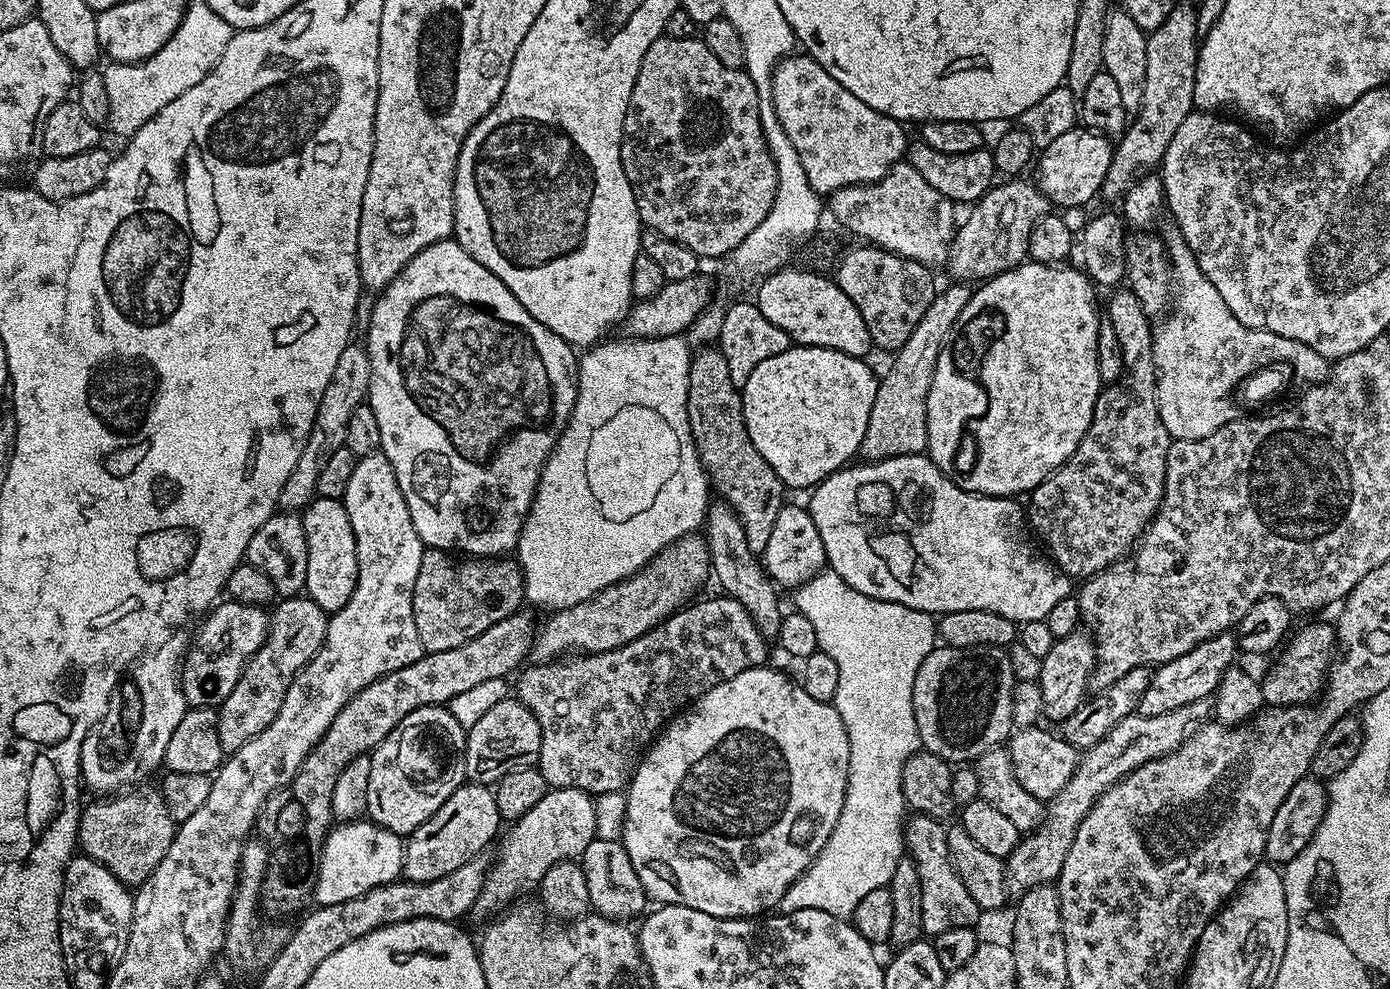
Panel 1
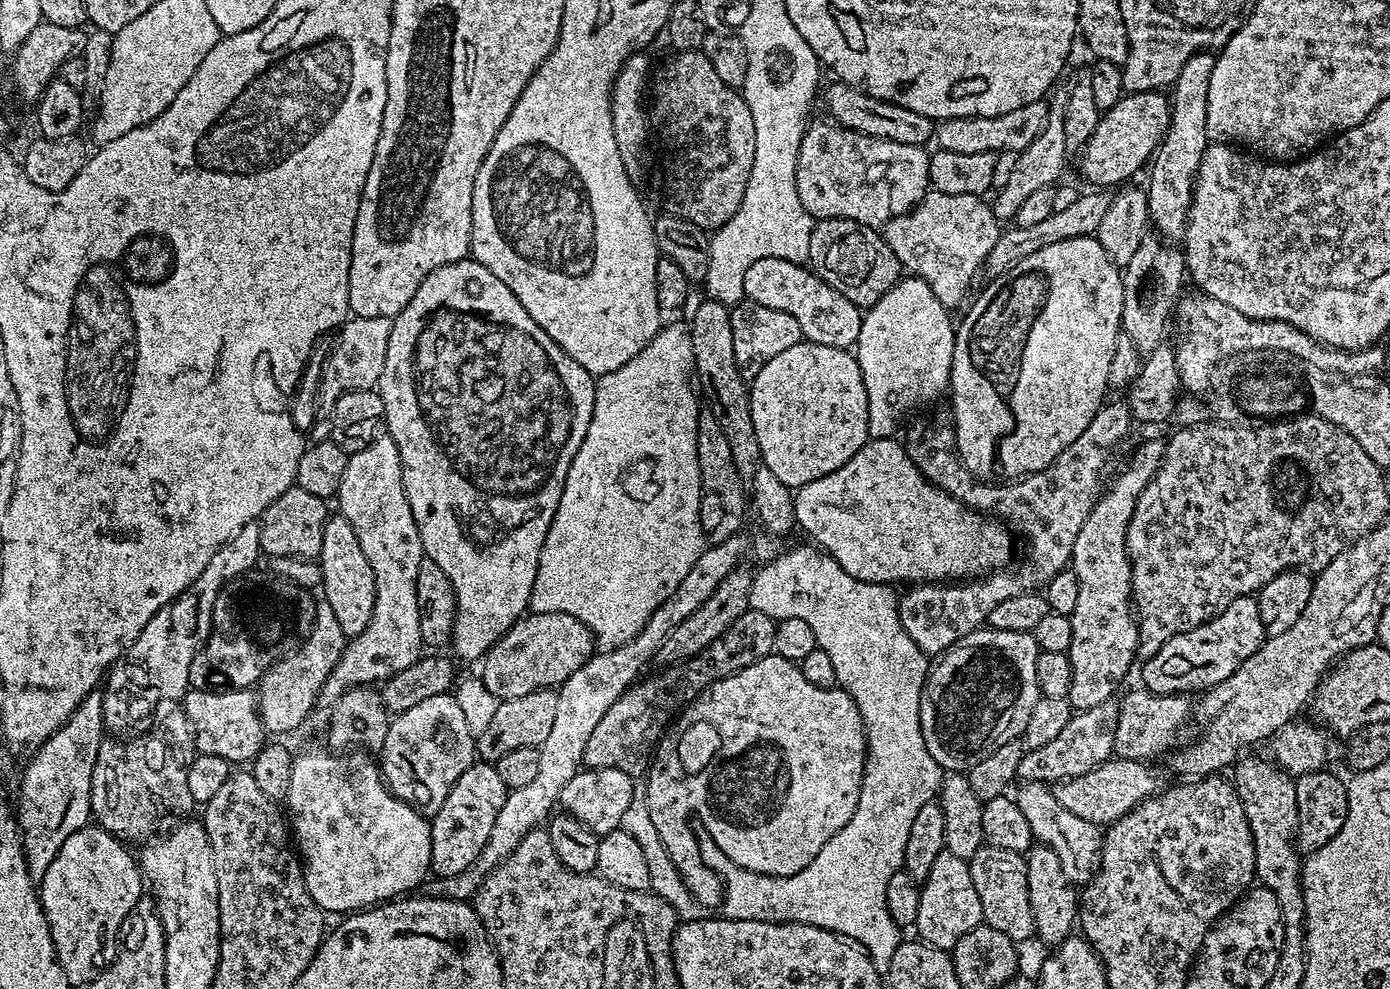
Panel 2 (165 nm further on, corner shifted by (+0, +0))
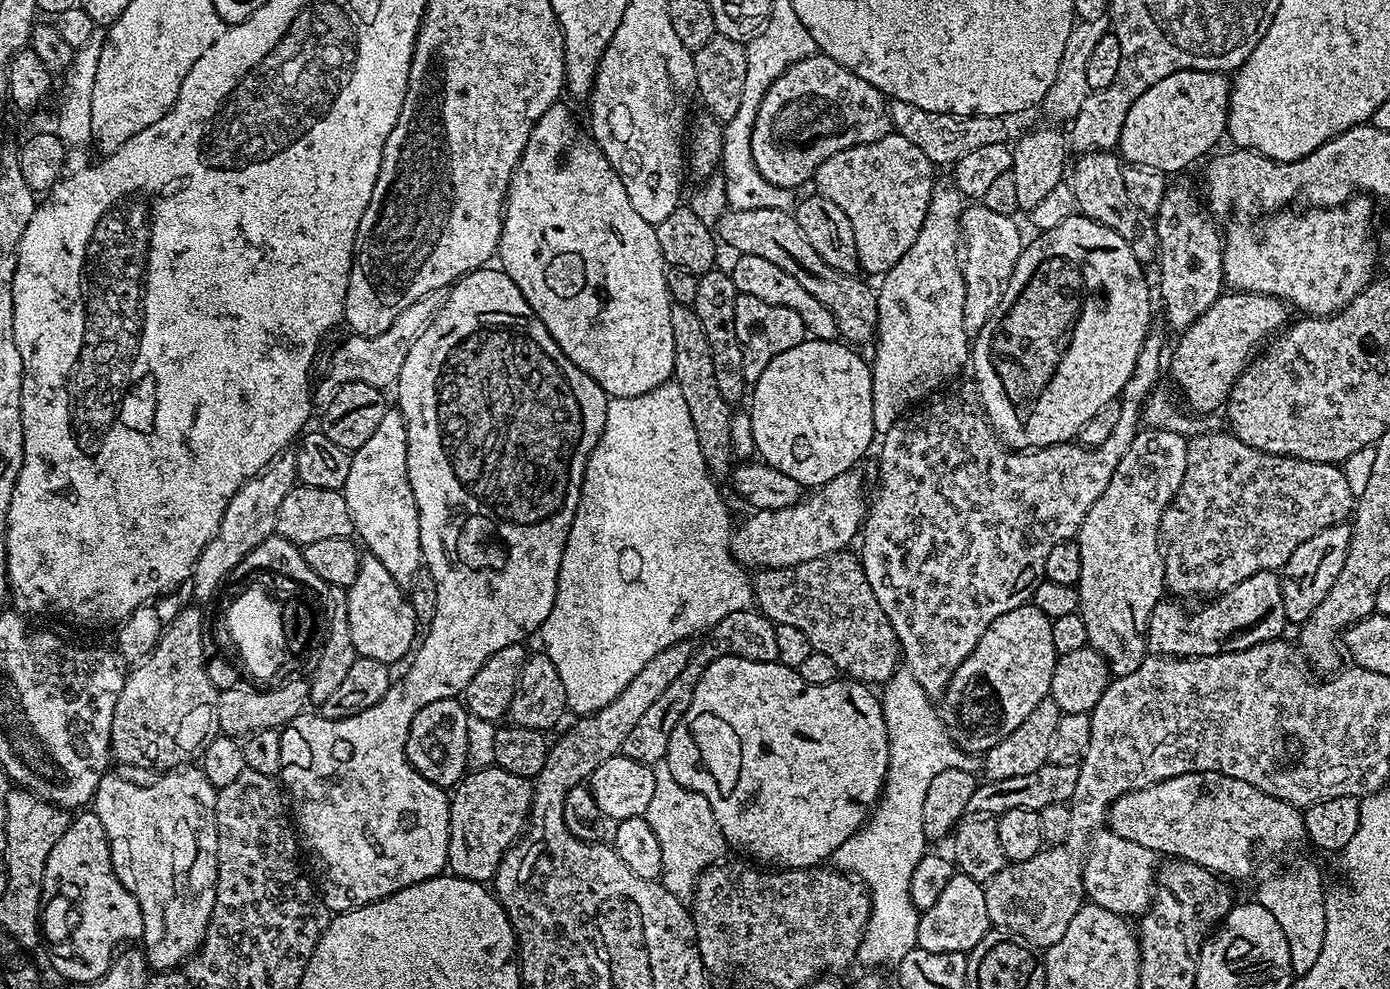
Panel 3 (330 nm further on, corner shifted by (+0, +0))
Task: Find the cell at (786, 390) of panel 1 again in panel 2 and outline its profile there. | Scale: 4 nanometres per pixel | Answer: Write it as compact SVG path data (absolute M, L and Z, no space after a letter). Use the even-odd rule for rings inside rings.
M801 342L782 350L750 381L750 410L763 467L774 470L778 482L793 490L838 470L869 441L866 386L855 355L846 348Z

